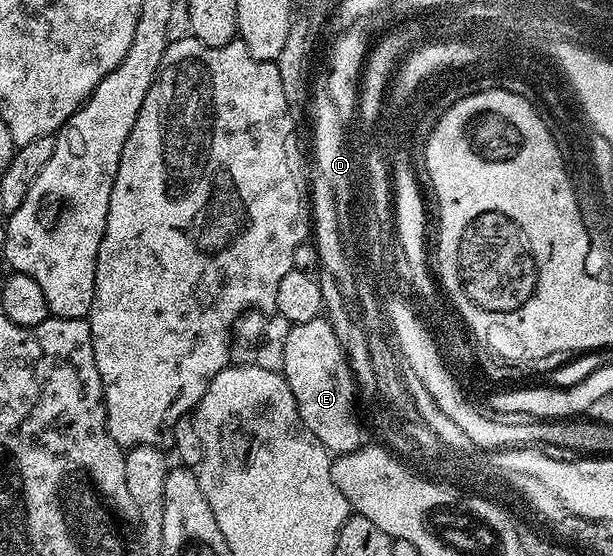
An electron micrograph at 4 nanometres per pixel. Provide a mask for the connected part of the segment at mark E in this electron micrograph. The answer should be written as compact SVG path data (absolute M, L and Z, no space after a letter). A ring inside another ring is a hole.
M317 318L310 322L291 325L287 329L288 333L283 333L284 353L282 362L284 363L283 378L290 386L294 394L294 402L298 406L298 414L302 422L322 442L327 446L329 453L343 454L356 448L356 425L351 417L351 384L348 380L348 371L344 367L344 359L348 353L345 352L338 340L338 335L334 332L334 326L328 318Z

